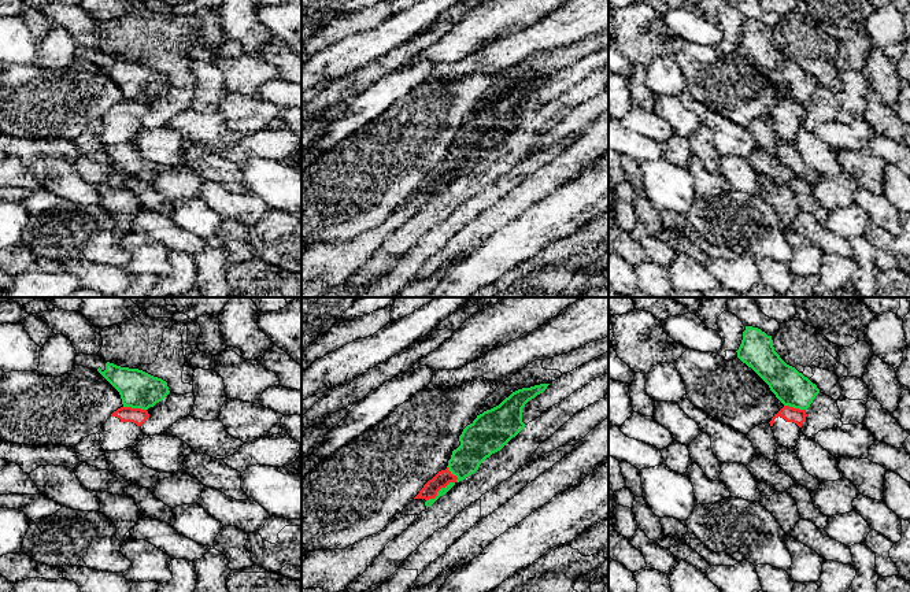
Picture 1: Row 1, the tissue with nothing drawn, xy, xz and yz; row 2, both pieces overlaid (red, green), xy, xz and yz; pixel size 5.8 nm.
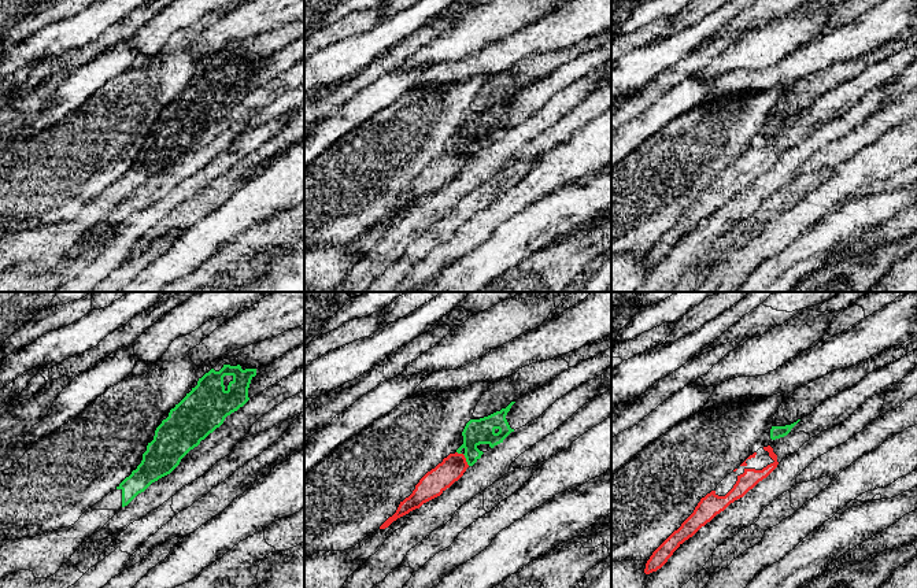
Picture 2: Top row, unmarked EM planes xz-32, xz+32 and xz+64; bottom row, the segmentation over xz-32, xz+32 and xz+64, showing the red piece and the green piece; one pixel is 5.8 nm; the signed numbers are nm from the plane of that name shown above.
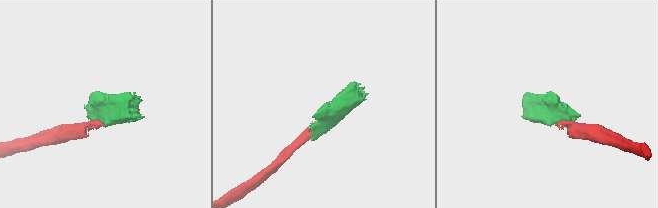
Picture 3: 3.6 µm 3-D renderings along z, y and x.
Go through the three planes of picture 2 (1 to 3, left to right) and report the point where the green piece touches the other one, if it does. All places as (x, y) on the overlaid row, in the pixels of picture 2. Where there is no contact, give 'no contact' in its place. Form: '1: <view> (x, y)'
1: no contact
2: xz+32 (463, 457)
3: no contact

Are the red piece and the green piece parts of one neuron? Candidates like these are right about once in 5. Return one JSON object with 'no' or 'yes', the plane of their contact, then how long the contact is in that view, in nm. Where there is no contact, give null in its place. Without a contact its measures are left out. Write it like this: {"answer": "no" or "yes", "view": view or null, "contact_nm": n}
{"answer": "no", "view": "xz", "contact_nm": 240}

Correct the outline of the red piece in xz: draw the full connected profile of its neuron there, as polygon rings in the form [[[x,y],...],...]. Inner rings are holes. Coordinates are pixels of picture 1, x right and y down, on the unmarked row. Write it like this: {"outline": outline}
{"outline": [[[447,160],[429,173],[414,192],[434,192],[441,181],[445,181],[450,175],[456,175],[456,173],[458,170]]]}

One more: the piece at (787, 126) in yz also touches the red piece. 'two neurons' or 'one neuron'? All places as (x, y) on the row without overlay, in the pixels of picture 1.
one neuron

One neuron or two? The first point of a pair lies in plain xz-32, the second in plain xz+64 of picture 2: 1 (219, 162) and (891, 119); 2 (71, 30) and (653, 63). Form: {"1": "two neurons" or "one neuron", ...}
{"1": "two neurons", "2": "one neuron"}

